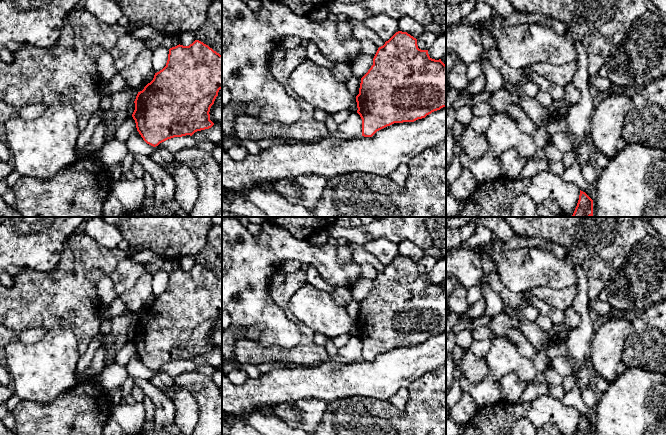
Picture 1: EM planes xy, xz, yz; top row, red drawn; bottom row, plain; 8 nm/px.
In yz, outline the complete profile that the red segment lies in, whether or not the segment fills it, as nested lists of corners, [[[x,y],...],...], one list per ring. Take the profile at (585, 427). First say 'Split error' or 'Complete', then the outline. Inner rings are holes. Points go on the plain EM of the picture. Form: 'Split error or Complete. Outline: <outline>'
Complete. Outline: [[[581,414],[575,435],[593,435],[593,424]]]

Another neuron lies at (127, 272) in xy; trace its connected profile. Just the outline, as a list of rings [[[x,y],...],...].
[[[126,258],[118,262],[109,277],[114,283],[116,293],[121,295],[133,288],[138,279],[145,273],[147,270],[142,263],[136,263],[131,258]]]

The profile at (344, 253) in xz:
[[[348,245],[338,246],[337,255],[340,263],[352,261],[352,251]]]

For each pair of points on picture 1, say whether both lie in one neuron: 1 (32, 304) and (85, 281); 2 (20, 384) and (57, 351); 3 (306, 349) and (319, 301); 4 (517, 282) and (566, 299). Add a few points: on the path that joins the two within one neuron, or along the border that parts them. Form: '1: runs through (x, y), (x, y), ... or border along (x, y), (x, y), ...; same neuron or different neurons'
1: runs through (45, 300), (61, 299), (72, 288); same neuron
2: runs through (29, 375), (48, 356); same neuron
3: border along (292, 314), (314, 331); different neurons
4: border along (559, 288), (535, 287), (521, 292), (512, 292); different neurons

